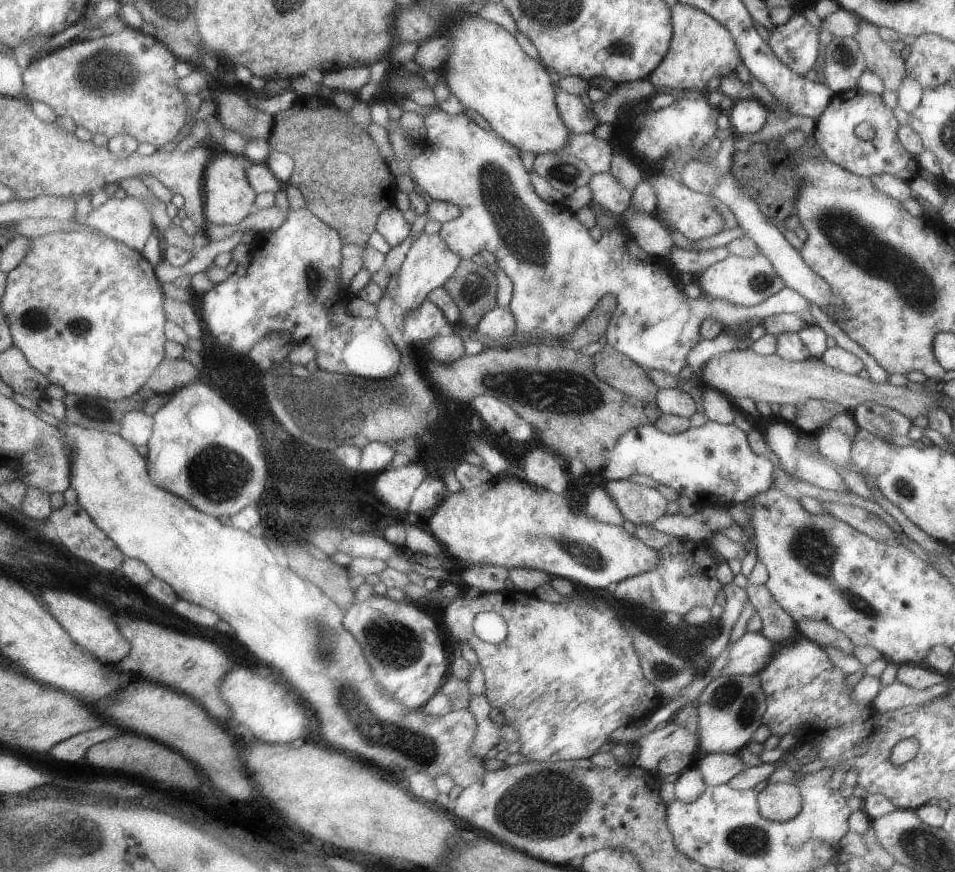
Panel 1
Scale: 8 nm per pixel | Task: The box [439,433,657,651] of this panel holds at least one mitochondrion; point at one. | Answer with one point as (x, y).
(596, 562)

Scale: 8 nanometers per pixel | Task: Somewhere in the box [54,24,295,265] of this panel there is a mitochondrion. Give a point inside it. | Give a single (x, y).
(104, 72)

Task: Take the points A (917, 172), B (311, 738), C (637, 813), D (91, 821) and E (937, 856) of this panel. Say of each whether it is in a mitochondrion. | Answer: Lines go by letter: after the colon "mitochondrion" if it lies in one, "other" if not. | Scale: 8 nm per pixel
A: other
B: other
C: other
D: mitochondrion
E: mitochondrion

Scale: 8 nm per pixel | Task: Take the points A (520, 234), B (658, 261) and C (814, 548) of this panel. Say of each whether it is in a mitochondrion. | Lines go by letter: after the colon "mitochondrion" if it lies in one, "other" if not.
A: mitochondrion
B: other
C: mitochondrion

